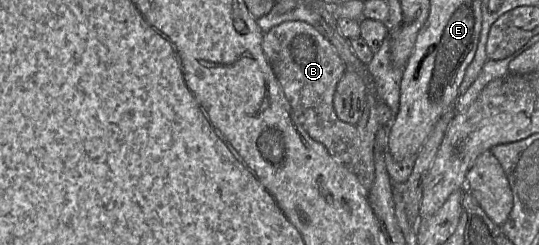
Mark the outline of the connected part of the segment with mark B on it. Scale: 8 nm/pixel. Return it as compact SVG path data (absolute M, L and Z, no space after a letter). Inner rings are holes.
M291 20L265 33L262 49L297 123L335 159L350 164L358 147L358 134L356 126L341 121L334 110L334 92L346 65L331 42L316 27Z

